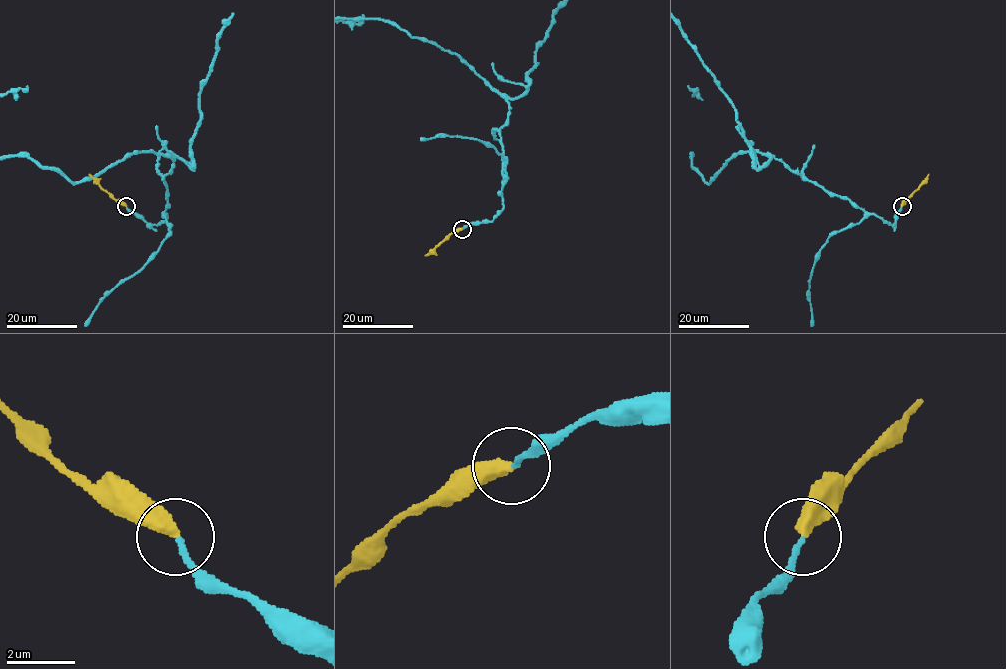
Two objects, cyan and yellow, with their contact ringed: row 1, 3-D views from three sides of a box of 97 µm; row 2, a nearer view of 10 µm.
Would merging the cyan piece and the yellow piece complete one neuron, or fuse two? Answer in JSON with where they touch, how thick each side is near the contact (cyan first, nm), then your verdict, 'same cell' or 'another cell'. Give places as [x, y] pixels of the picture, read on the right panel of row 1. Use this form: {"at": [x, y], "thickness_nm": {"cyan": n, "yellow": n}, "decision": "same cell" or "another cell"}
{"at": [902, 206], "thickness_nm": {"cyan": 150, "yellow": 400}, "decision": "same cell"}

